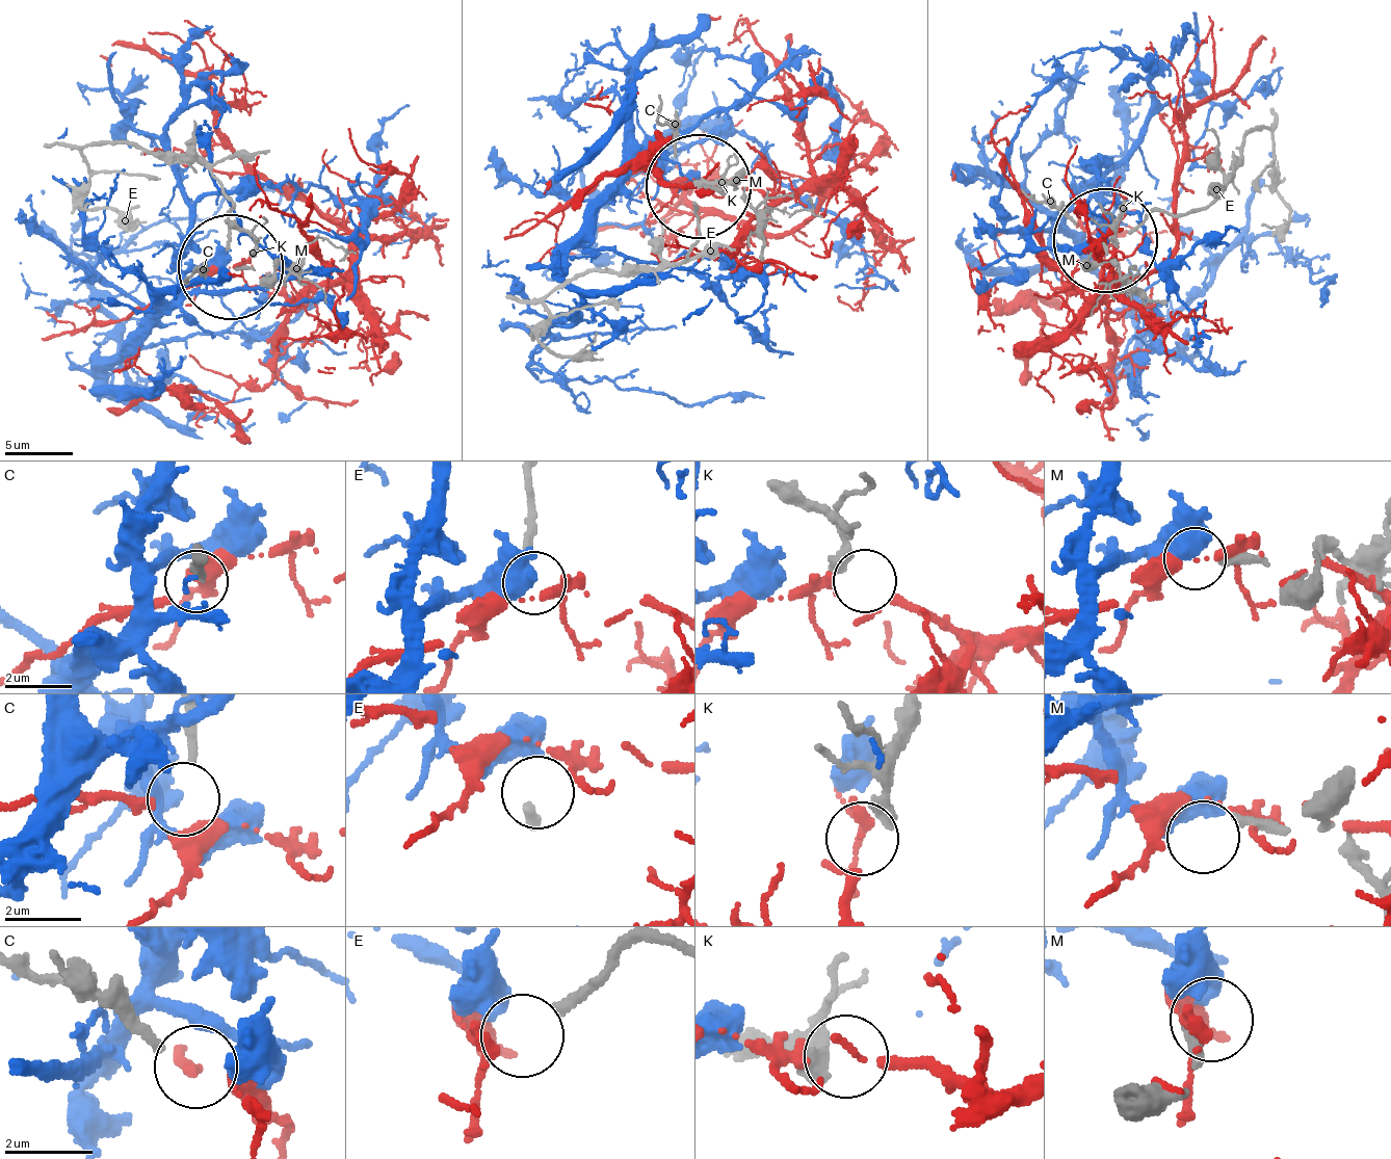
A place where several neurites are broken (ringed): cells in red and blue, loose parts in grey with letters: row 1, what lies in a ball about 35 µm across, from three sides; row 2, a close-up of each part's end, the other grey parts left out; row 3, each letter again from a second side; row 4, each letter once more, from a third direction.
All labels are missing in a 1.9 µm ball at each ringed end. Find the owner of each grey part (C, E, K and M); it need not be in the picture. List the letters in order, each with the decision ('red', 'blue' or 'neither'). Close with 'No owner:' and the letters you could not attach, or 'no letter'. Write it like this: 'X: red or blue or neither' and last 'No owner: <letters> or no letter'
C: neither
E: neither
K: red
M: blue
No owner: C, E

